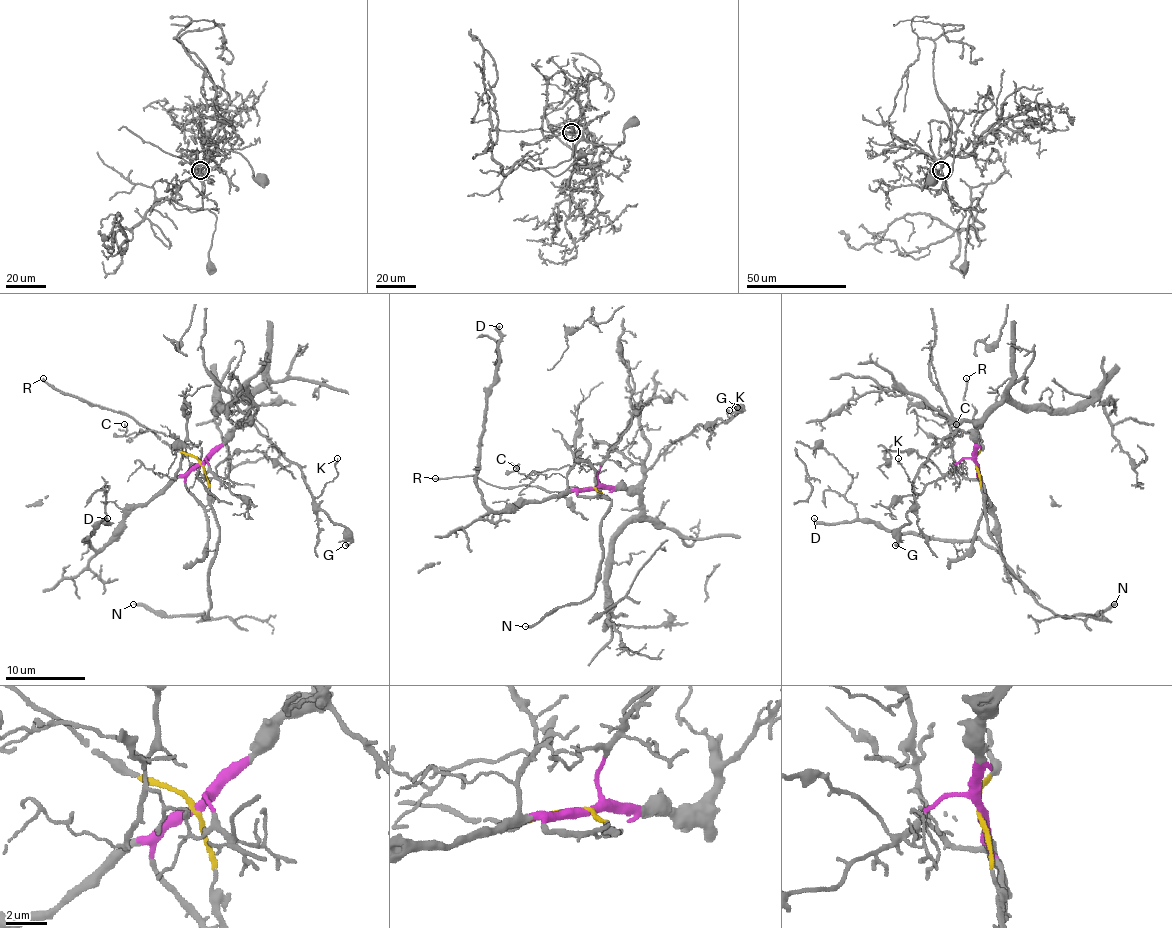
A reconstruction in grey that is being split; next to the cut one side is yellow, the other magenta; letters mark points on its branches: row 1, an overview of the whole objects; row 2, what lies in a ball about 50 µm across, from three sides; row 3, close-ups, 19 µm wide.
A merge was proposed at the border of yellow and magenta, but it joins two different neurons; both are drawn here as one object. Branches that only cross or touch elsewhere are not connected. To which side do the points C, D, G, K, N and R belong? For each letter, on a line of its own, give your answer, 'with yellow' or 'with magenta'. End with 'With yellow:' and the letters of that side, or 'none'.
C: with magenta
D: with magenta
G: with magenta
K: with magenta
N: with yellow
R: with yellow
With yellow: N, R

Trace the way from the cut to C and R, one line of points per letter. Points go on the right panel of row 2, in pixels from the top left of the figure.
C: (974, 464), (976, 476), (967, 478), (957, 468), (955, 436), (967, 432), (959, 436), (951, 428), (957, 424)
R: (974, 464), (980, 450), (980, 434), (972, 418), (974, 408), (965, 398), (967, 378)

